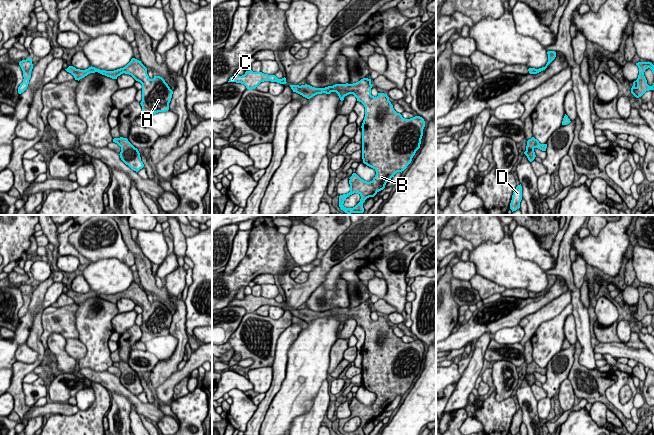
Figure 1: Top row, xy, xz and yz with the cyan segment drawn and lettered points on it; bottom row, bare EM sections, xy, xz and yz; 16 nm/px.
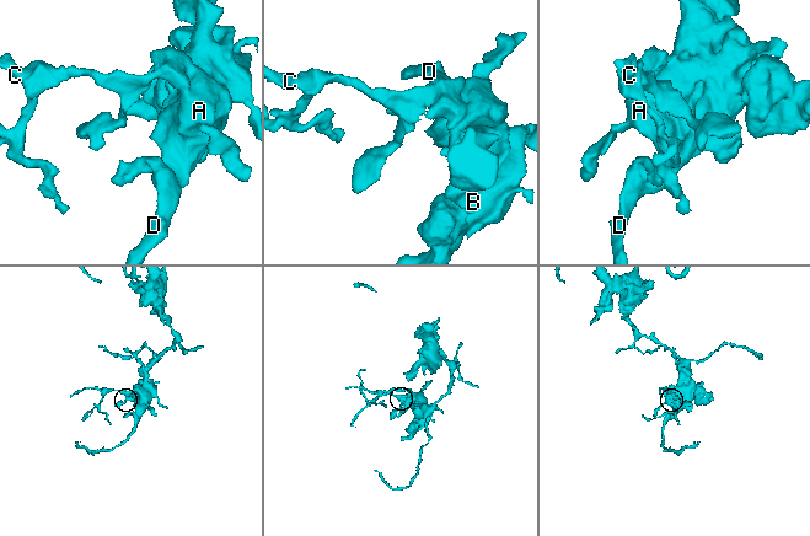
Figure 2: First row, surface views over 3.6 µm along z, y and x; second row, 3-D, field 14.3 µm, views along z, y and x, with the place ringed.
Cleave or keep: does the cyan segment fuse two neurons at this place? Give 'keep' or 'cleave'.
cleave

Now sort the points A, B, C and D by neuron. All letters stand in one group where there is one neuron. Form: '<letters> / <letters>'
A B D / C

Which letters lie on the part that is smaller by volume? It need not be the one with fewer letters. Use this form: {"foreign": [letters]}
{"foreign": ["C"]}

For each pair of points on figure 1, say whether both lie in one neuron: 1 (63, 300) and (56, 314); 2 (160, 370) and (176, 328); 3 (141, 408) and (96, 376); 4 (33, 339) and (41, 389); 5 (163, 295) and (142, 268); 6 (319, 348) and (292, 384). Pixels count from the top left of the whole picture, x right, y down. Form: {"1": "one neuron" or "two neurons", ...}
{"1": "two neurons", "2": "one neuron", "3": "one neuron", "4": "two neurons", "5": "one neuron", "6": "one neuron"}

